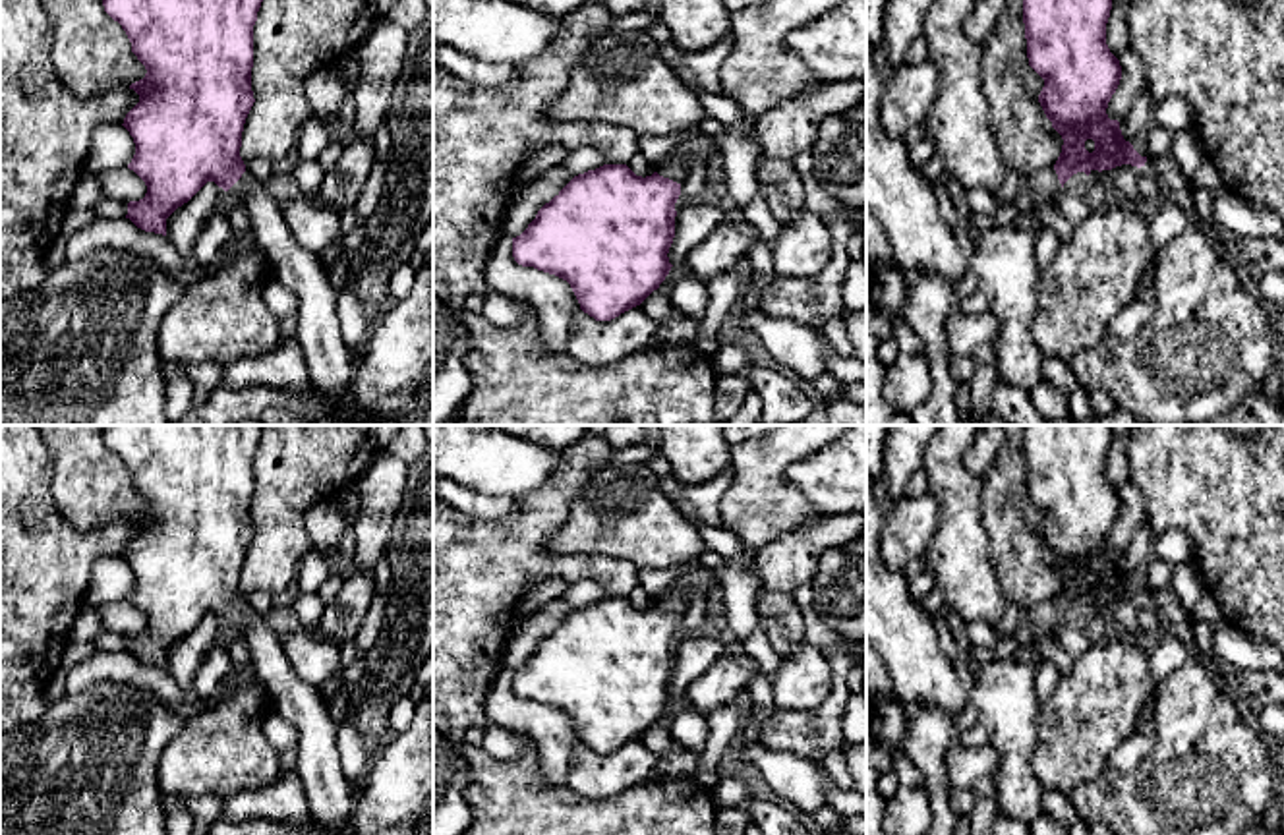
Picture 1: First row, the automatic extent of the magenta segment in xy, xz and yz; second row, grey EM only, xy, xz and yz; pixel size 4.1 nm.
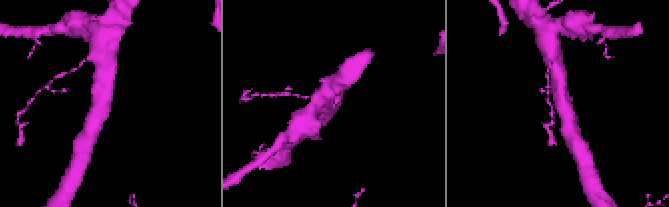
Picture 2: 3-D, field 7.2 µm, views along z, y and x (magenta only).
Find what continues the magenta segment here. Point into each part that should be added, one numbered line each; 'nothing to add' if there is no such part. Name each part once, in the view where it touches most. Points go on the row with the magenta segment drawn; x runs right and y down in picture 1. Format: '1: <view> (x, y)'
1: xz (677, 172)

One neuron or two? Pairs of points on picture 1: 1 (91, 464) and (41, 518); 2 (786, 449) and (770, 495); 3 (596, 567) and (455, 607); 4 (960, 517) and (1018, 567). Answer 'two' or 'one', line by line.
1: two
2: one
3: one
4: two

